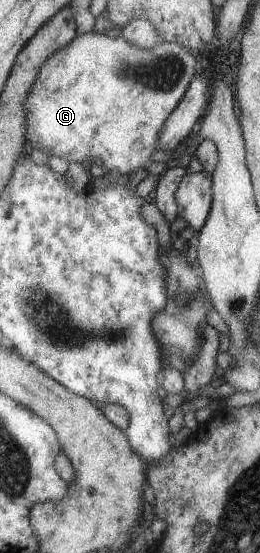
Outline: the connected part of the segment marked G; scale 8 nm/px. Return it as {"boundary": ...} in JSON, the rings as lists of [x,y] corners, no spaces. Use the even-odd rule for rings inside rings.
{"boundary":[[[92,31],[87,34],[77,35],[68,45],[65,45],[61,50],[56,51],[52,57],[49,57],[45,65],[37,73],[33,86],[29,91],[29,96],[25,101],[28,142],[32,144],[32,147],[43,148],[49,156],[63,157],[68,163],[78,162],[84,165],[92,161],[92,159],[101,159],[103,162],[102,169],[106,173],[116,176],[129,176],[134,182],[139,178],[143,179],[146,177],[146,167],[150,163],[154,163],[150,157],[154,155],[154,151],[157,151],[157,142],[161,137],[165,123],[173,115],[173,111],[178,105],[181,104],[187,89],[200,72],[199,64],[195,52],[174,42],[159,41],[152,49],[148,49],[128,41],[122,33],[117,37],[110,37],[104,33],[94,33]]]}

